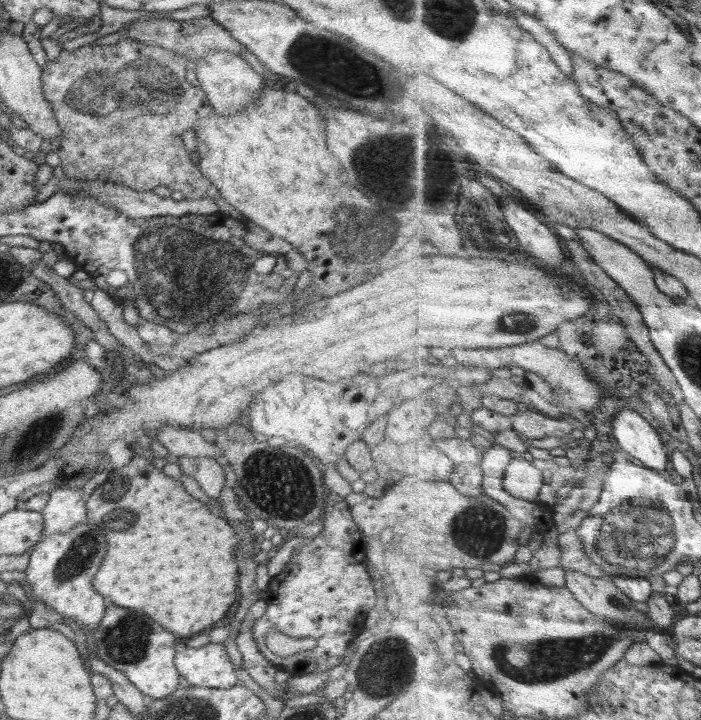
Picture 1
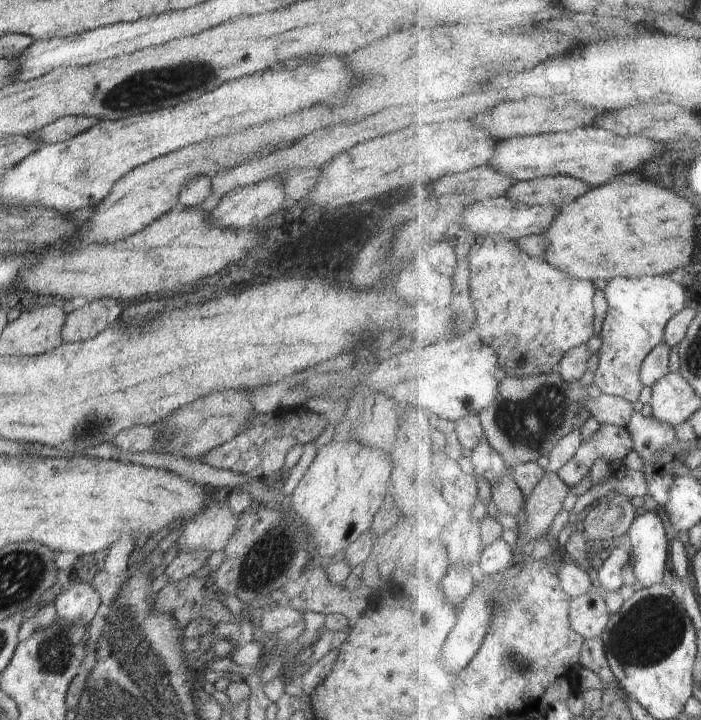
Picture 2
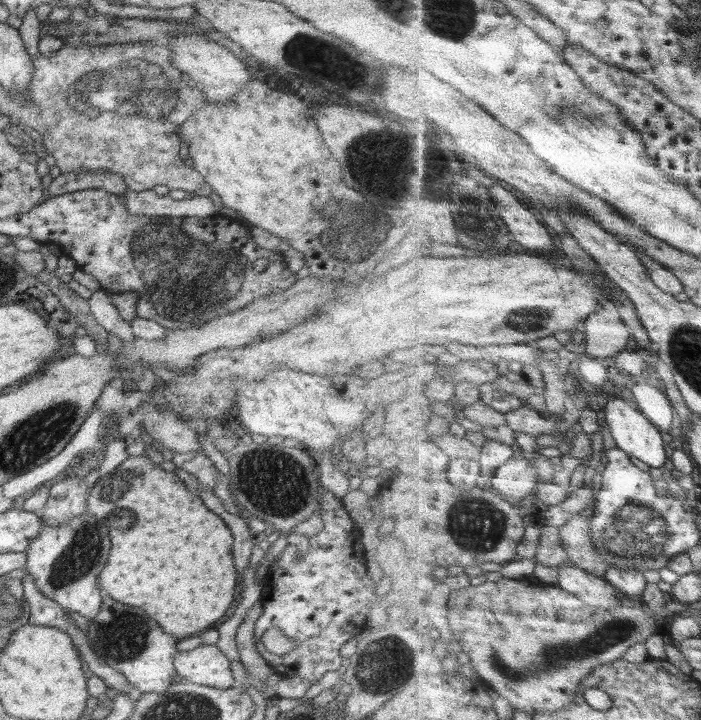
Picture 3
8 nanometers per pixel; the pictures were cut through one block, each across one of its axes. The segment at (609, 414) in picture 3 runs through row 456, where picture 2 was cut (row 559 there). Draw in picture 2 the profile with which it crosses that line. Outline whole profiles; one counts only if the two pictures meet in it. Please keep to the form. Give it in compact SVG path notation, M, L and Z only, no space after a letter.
M646 511L634 521L628 535L636 555L636 578L646 587L662 582L670 560L670 540L660 514Z

